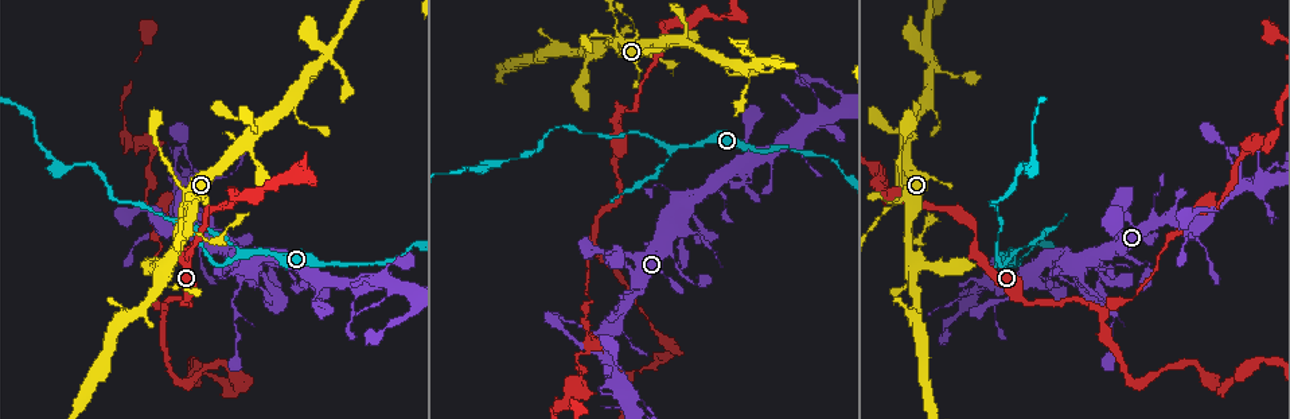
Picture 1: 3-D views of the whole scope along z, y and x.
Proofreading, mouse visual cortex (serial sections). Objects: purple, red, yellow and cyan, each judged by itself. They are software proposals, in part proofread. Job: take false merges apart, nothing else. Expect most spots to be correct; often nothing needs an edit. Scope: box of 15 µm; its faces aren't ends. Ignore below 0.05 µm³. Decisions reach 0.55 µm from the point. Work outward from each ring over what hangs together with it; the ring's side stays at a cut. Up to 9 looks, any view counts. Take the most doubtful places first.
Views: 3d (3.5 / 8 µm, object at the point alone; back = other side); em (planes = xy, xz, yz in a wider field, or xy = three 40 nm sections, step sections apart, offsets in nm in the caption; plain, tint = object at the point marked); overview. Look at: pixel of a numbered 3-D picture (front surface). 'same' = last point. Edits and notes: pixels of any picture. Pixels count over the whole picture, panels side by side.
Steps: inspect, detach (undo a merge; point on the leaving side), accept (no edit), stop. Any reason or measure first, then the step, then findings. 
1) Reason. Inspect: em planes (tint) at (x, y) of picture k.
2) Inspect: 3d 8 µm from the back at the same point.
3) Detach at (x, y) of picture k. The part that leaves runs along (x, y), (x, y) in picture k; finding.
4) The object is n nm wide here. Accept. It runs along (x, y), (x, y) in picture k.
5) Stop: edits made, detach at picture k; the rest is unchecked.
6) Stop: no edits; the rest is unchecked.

Thick turns thin. Inspect: 3d 3.5 µm from the back at (908, 229) of picture 1.

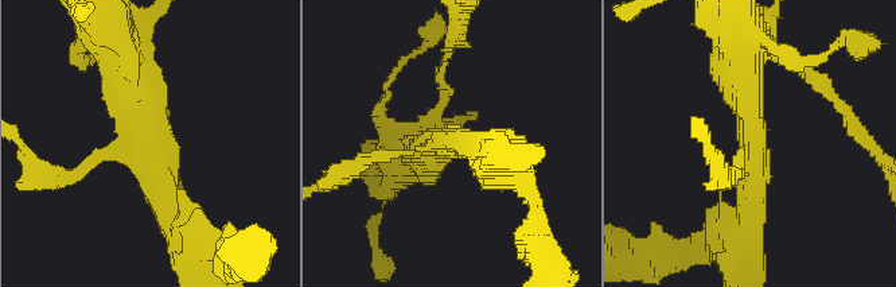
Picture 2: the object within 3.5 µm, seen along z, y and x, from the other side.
3 arms meet here; the arms are 150, 350, 450 nm wide. Inspect: em xy step 3 (tint) at (753, 144) of picture 2.

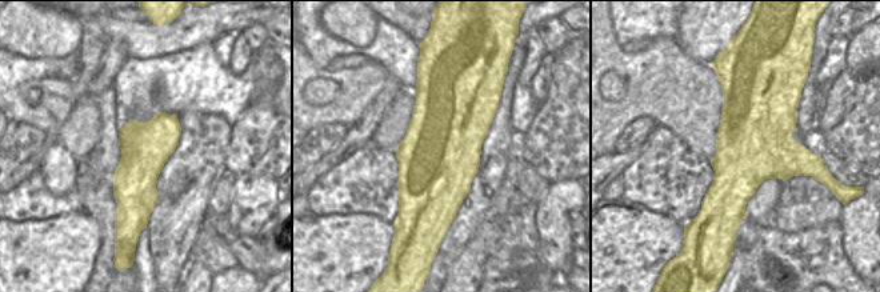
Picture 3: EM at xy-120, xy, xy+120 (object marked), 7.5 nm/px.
Accept. It runs along (117, 58), (175, 224) in picture 2; continuous, no second cell.

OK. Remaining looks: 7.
Three-way junction. Inspect: 3d 3.5 µm from the back at (1099, 305) of picture 1.

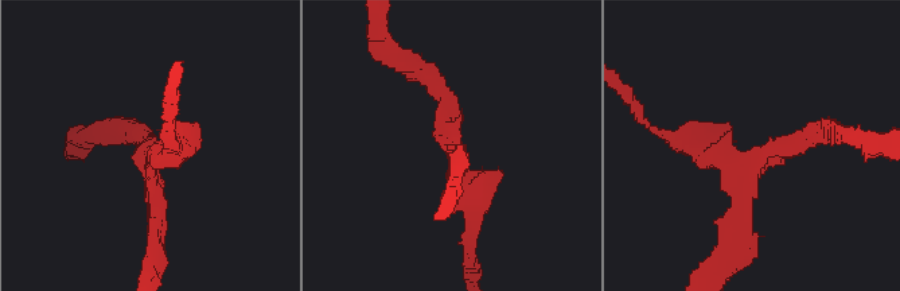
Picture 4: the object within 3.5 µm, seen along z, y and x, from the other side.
3 arms meet here; the arms are 250, 250, 250 nm wide. Inspect: em xy step 1 (tint) at (454, 145) of picture 4.

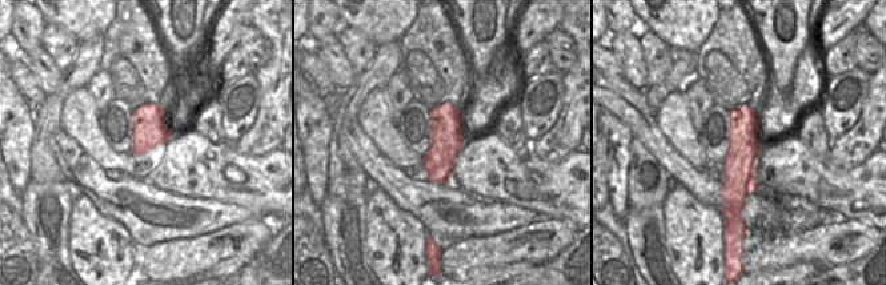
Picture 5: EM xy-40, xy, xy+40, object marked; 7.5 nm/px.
Accept. It runs along (744, 108), (732, 215) in picture 5; continuous, no second cell.

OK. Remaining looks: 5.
Inspect: 3d 3.5 µm at (1011, 255) of picture 1.

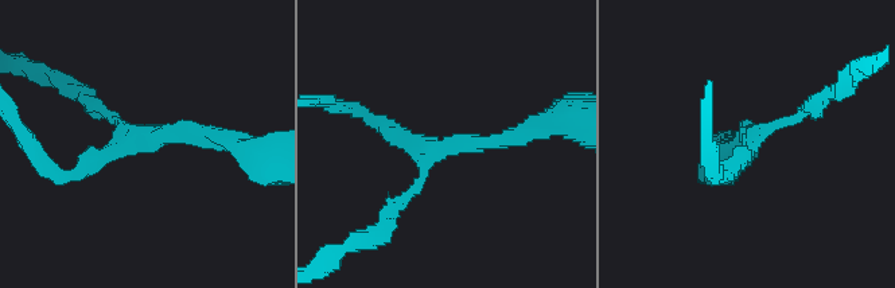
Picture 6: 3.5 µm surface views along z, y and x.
Inspect: em xy step 3 (tint) at (134, 137) of picture 6.

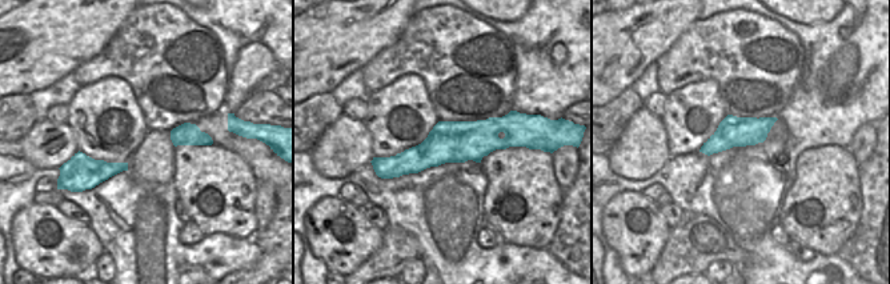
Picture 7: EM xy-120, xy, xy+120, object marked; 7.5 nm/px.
The object is 320 nm wide here. Accept. It runs along (220, 136), (166, 128), (63, 174) in picture 6; continuous, no second cell.

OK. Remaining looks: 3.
Sharp bend. Inspect: 3d 8 µm at (324, 313) of picture 1.

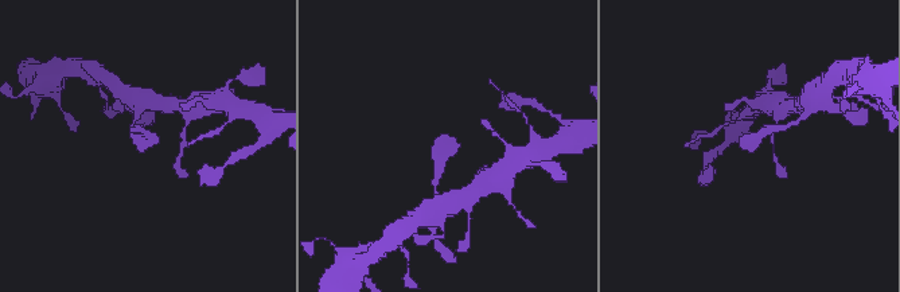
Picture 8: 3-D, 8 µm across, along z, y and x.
Need the tissue. Inspect: em planes (tint) at (447, 145) of picture 8.

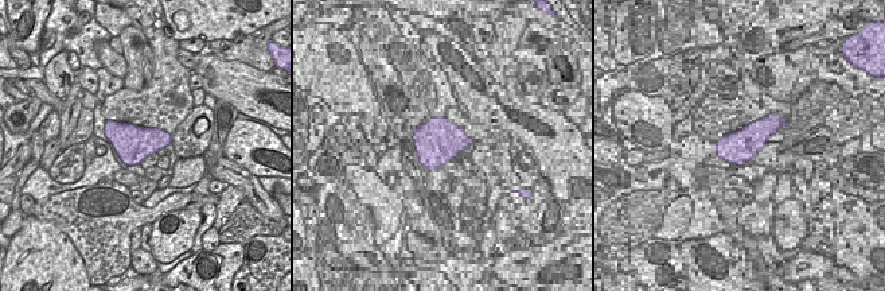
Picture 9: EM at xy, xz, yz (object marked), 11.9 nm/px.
Accept. It runs along (436, 176), (441, 148), (459, 144) in picture 8; continuous, no second cell.

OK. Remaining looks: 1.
Stop: no edits; the rest is unchecked.

